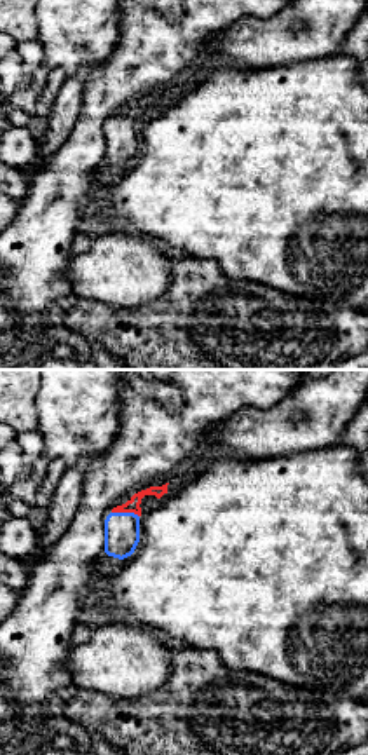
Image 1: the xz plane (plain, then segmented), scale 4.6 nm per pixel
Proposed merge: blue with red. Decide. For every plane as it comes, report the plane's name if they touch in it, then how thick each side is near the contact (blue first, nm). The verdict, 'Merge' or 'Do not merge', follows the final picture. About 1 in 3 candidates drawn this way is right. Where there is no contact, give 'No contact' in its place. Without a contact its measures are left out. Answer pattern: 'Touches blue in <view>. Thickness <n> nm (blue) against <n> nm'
Touches blue in xz. Thickness 160 nm (blue) against 60 nm

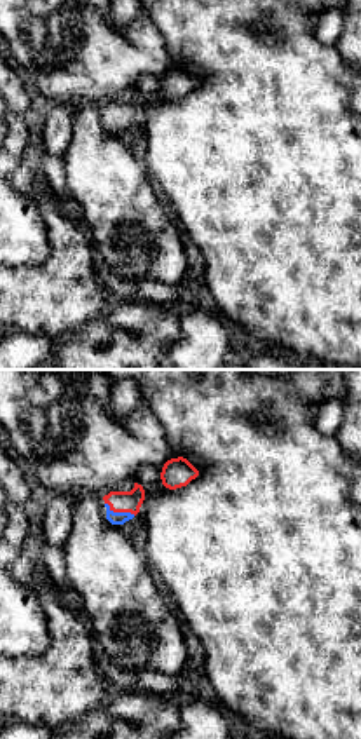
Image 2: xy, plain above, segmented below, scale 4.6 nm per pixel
Touches blue in xy. Thickness 60 nm (blue) against 100 nm

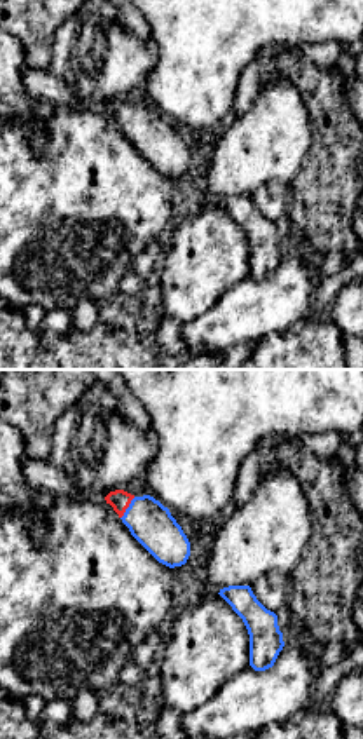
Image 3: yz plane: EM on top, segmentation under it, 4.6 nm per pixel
Touches blue in yz. Thickness 200 nm (blue) against 90 nm

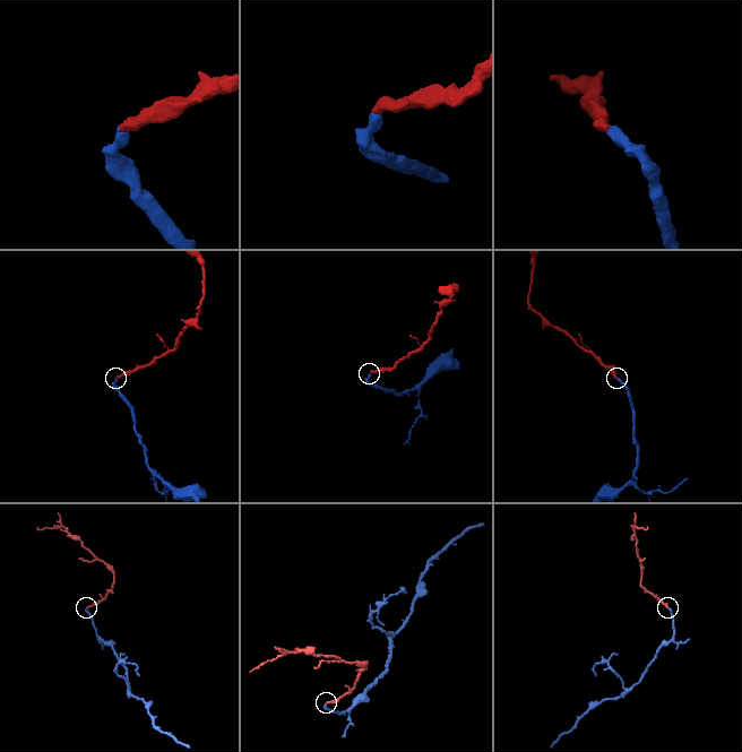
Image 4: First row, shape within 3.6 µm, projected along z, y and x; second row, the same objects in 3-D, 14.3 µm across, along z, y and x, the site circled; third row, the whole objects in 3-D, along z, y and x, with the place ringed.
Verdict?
Merge

